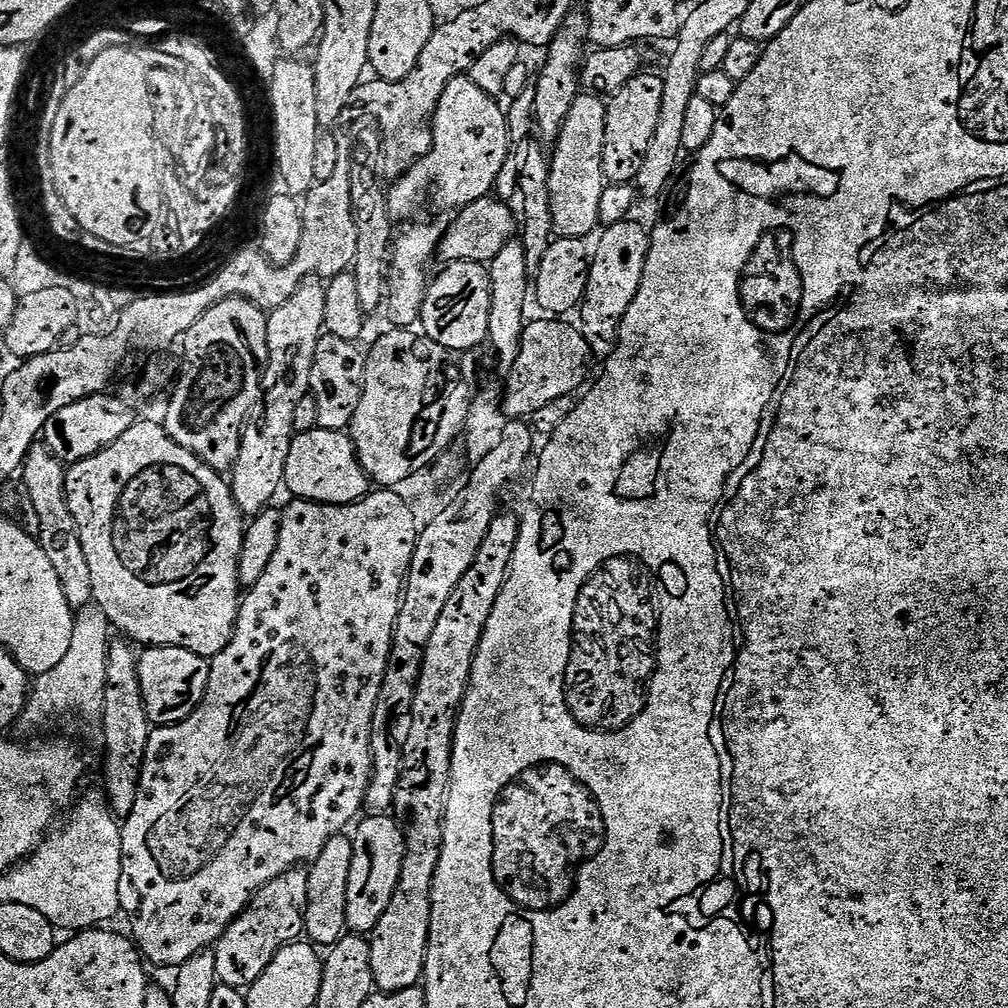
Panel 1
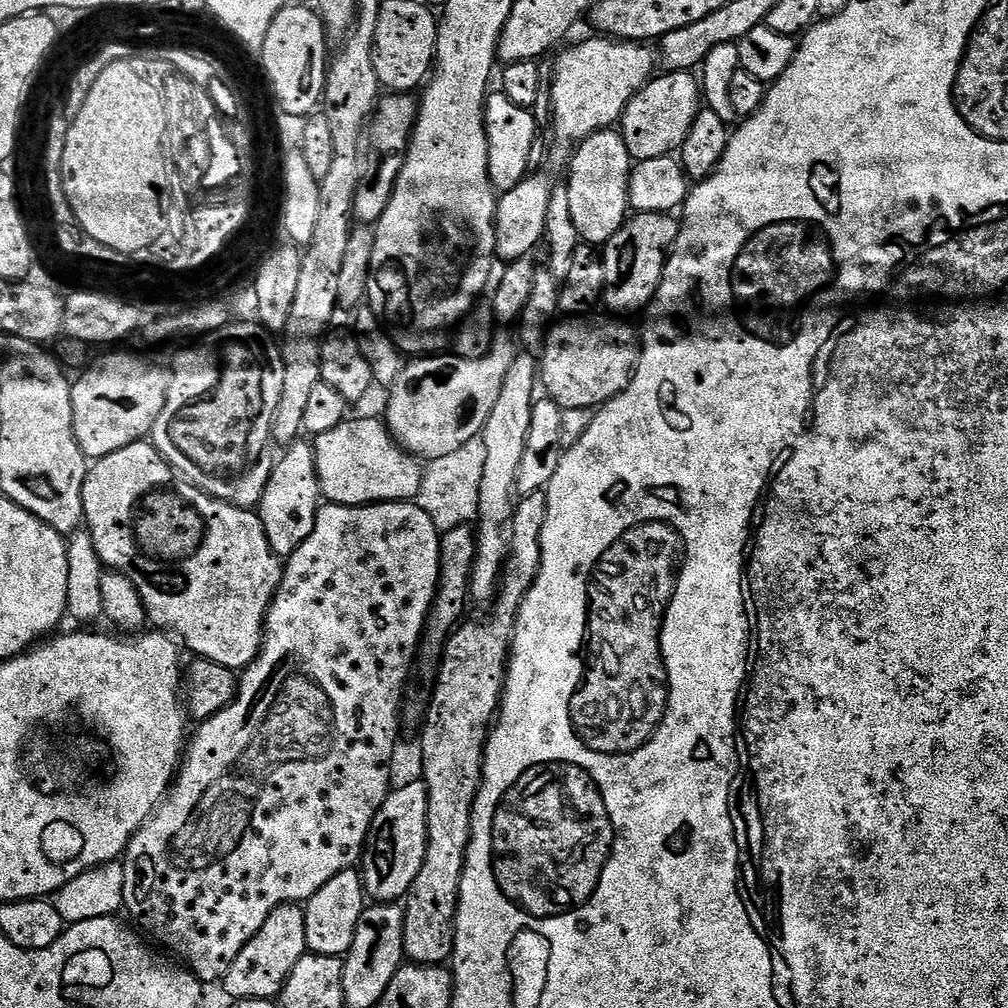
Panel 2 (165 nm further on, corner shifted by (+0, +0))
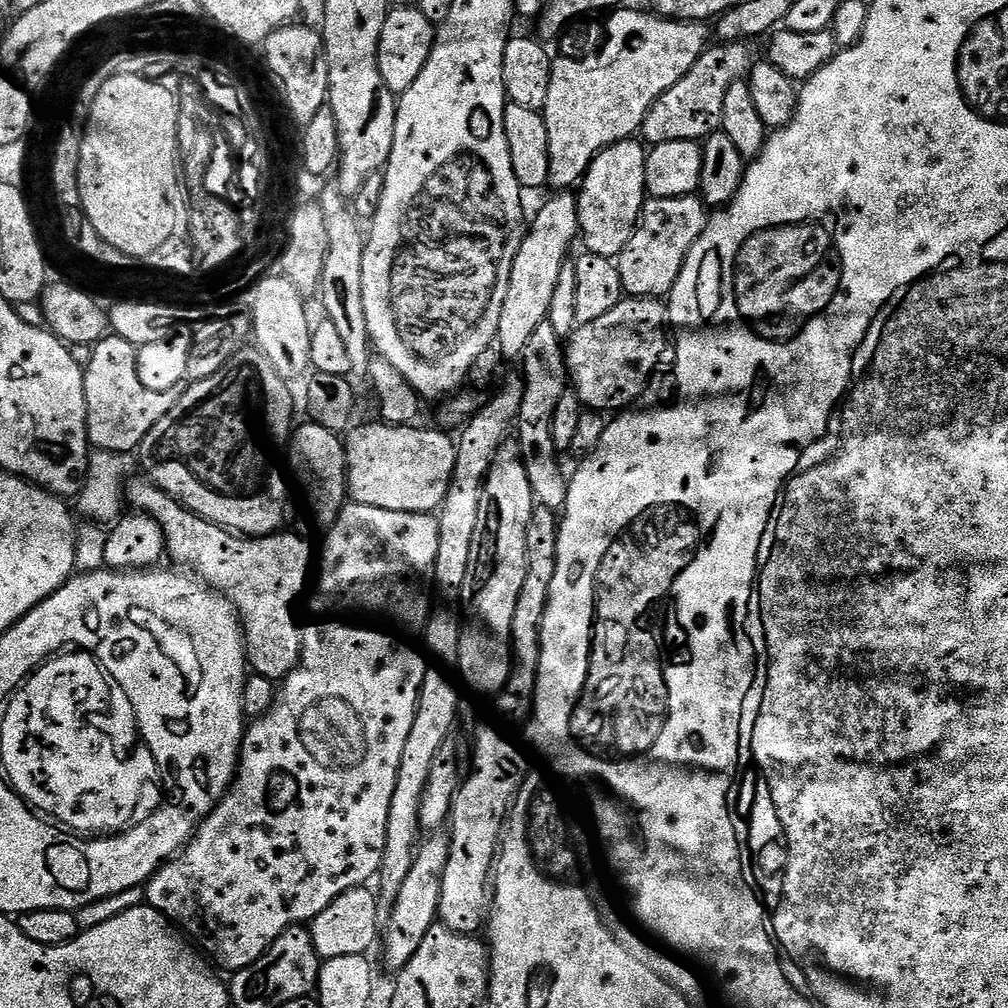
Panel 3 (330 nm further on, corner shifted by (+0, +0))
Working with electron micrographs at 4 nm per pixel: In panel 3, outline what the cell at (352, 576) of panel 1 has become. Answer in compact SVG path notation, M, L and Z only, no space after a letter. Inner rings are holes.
M348 502L341 508L340 515L336 517L332 527L327 529L325 536L328 537L324 540L324 549L318 552L318 571L311 589L313 592L312 601L308 604L308 621L305 624L303 621L299 629L299 663L275 689L268 713L253 719L247 725L240 743L240 758L232 787L205 816L192 839L167 864L162 865L148 879L146 885L148 907L164 915L164 919L175 925L217 969L225 968L228 974L235 974L262 958L264 951L282 933L307 925L315 916L322 914L322 910L326 910L326 906L330 906L334 898L346 894L351 888L365 887L369 883L367 880L371 876L373 879L379 873L384 857L388 815L396 789L398 766L402 762L406 738L410 738L410 726L414 726L416 699L426 667L426 656L421 644L430 611L432 571L438 558L438 519L426 512L395 512Z

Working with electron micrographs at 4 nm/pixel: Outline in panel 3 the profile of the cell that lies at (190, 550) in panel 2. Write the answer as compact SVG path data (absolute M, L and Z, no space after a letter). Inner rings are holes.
M139 479L127 485L127 503L132 503L137 513L156 520L164 535L167 559L172 559L177 569L187 570L197 581L223 597L239 617L247 667L267 680L283 681L300 658L296 603L304 587L305 592L309 587L314 572L314 552L308 549L307 542L281 534L243 538L226 532L181 507L179 501L147 479Z

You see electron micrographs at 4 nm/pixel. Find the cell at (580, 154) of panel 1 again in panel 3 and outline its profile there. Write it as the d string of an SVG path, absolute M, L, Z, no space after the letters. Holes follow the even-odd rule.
M633 138L602 150L592 160L592 165L588 167L588 172L579 185L576 199L580 219L579 239L582 244L584 240L583 247L587 251L616 258L626 242L630 242L637 224L640 223L640 211L644 209L647 157L645 145Z

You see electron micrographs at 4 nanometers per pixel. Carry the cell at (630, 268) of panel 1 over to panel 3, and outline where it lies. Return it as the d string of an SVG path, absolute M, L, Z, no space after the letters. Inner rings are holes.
M696 194L682 198L645 199L640 223L618 257L625 293L632 298L667 297L674 282L678 282L678 274L682 274L686 254L690 254L702 230L706 230L709 215L708 205Z

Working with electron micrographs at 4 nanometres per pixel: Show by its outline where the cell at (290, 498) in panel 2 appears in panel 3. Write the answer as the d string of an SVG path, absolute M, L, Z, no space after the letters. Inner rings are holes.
M304 422L304 425L297 427L290 436L290 452L292 457L287 457L286 464L292 467L292 480L300 491L302 499L308 503L308 524L312 528L327 530L332 527L336 517L340 515L341 508L346 503L348 496L348 454L346 444L337 433L326 430L326 426L318 426L311 422Z

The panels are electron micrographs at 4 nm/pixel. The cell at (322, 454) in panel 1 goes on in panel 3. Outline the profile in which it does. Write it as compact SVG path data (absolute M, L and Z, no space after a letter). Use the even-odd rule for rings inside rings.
M368 423L353 427L346 436L348 496L357 504L382 510L435 513L450 490L456 440L432 428Z

